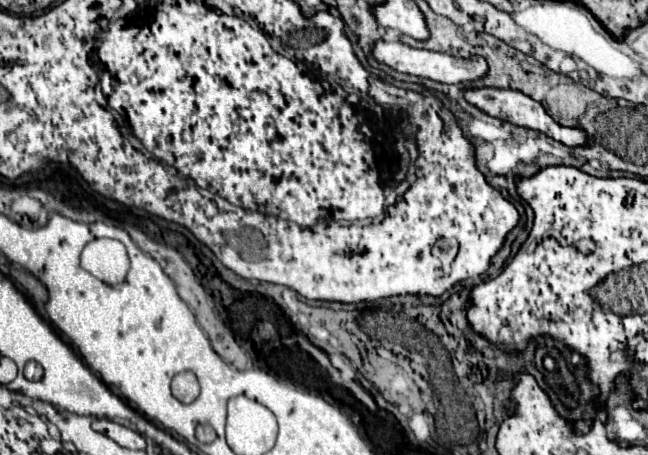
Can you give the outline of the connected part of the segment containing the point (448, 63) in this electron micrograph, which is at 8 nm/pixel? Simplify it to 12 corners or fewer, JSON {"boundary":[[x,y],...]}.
{"boundary":[[372,42],[372,56],[396,72],[460,84],[488,70],[484,58]]}

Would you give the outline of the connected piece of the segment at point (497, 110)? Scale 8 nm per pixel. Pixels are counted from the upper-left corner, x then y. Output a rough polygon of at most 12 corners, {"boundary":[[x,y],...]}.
{"boundary":[[464,88],[488,116],[538,130],[564,146],[586,144],[578,128],[558,126],[540,102],[514,90]]}

